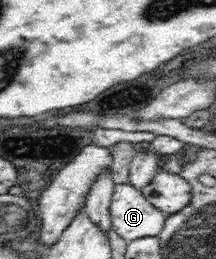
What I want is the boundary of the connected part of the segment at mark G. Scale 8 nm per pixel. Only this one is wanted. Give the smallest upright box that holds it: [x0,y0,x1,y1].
[110,184,167,242]

